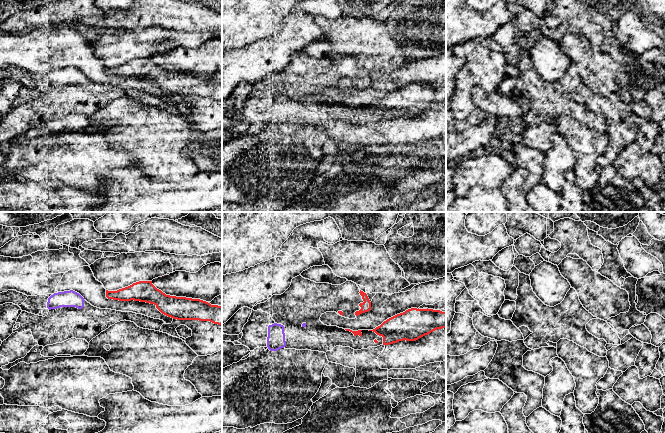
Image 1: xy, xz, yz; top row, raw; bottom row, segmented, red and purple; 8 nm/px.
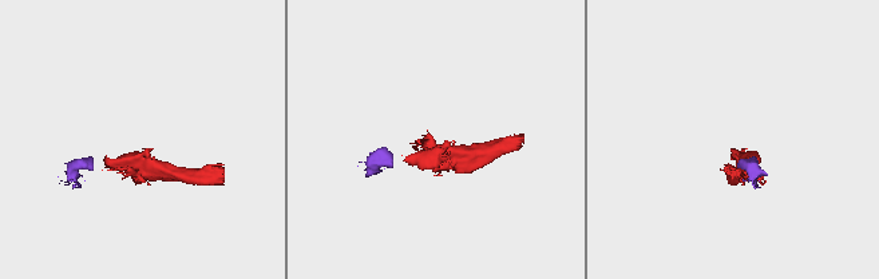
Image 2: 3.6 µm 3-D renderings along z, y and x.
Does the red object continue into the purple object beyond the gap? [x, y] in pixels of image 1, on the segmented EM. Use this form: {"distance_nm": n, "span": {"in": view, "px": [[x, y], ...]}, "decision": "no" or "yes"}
{"distance_nm": 180, "span": {"in": "xy", "px": [[106, 296], [84, 300]]}, "decision": "yes"}

